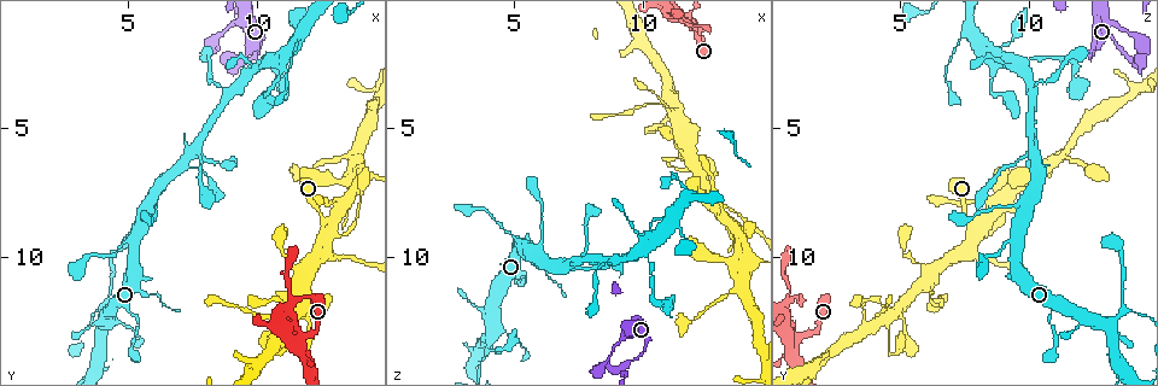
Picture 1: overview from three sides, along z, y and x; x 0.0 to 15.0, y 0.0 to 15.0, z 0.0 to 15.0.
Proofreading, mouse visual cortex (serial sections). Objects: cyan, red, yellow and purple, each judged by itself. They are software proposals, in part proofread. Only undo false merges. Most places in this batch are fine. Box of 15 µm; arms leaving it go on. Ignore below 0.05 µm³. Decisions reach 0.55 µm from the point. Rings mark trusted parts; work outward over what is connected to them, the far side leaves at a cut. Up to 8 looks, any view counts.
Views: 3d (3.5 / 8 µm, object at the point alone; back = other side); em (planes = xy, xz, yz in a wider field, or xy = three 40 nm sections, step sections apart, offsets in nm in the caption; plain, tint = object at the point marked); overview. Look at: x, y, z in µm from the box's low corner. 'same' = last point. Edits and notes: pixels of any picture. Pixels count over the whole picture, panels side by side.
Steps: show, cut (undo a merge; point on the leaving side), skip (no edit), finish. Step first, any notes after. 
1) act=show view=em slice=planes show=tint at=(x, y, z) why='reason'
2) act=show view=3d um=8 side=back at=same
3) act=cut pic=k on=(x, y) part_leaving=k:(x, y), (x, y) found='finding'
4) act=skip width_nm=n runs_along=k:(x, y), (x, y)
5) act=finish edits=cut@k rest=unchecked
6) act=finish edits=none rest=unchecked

act=show view=3d um=3.5 at=(12.7, 8.6, 7.9) why='sudden change in width'

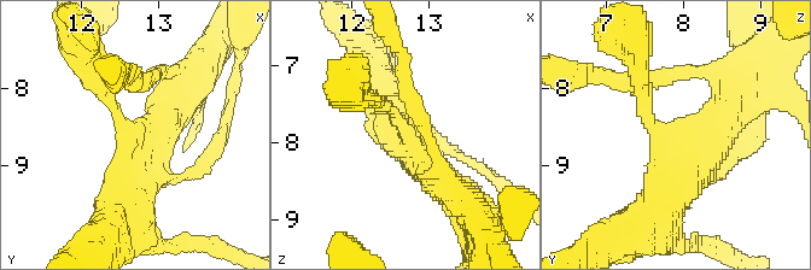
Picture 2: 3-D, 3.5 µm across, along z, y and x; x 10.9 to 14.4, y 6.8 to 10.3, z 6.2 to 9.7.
act=show view=em slice=xy step=5 show=tint at=(12.70, 8.65, 7.80) why='now the EM'

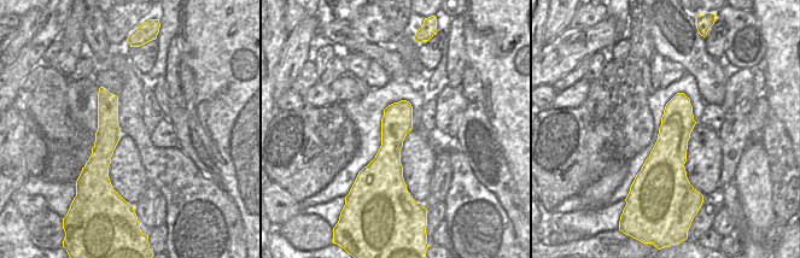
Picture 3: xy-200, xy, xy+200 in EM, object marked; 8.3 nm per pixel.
act=skip runs_along=3:(101, 91), (106, 100), (104, 181) found='continuous, no second cell'

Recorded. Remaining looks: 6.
act=show view=3d um=8 at=(13.7, 6.1, 11.1) why='three arms meet'

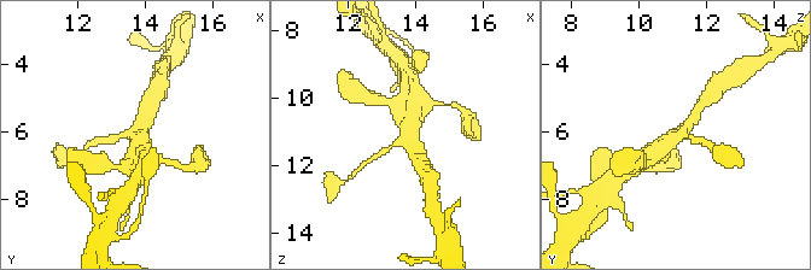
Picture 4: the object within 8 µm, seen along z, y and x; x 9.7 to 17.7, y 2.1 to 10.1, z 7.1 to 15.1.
act=show view=em slice=xy step=1 show=tint at=(13.8, 6.1, 11.2) arms=3 arm_widths_nm=150,350,400

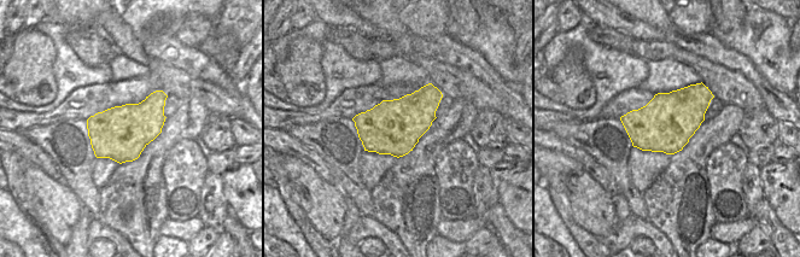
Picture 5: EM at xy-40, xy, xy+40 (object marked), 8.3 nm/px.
act=skip runs_along=4:(651, 158), (681, 135), (699, 110) found='one cell here'

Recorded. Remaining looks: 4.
act=show view=3d um=3.5 at=(9.1, 2.4, 14.3) why='calibre changes'

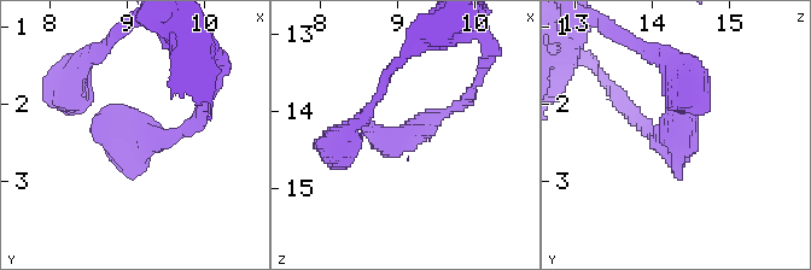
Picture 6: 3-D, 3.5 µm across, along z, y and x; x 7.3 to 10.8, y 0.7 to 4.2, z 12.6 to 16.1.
act=show view=em slice=planes show=tint at=(9.10, 2.35, 14.30) why='need the tissue'

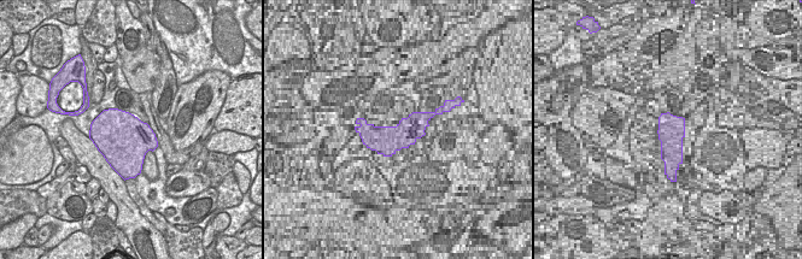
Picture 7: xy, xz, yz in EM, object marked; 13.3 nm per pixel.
act=skip runs_along=6:(472, 94), (397, 141), (360, 122) found='one cell here'

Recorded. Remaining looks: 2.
act=finish edits=none rest=unchecked

